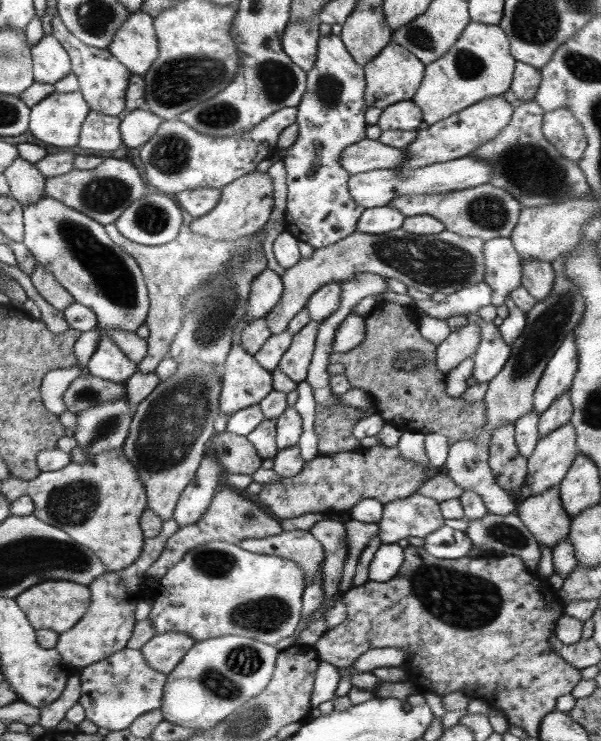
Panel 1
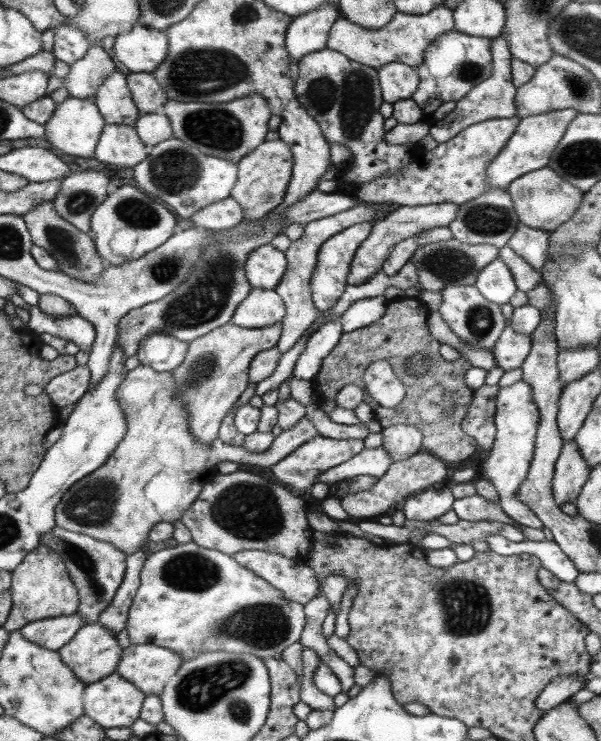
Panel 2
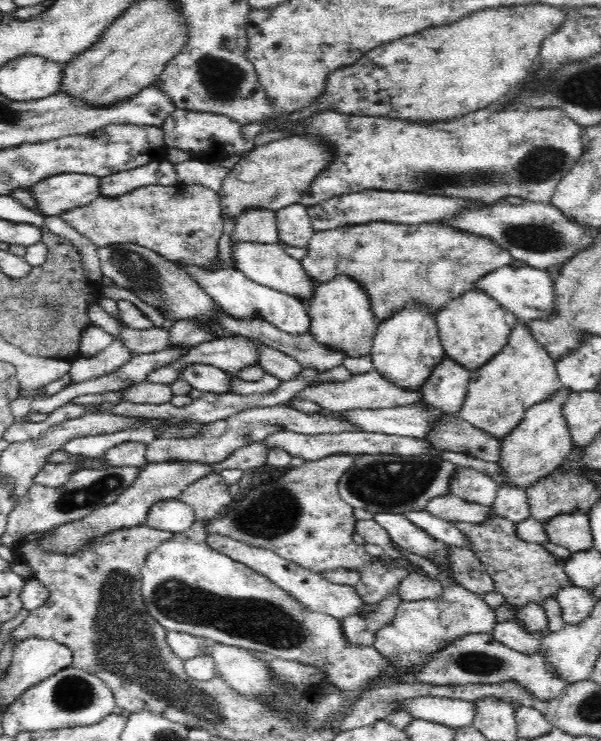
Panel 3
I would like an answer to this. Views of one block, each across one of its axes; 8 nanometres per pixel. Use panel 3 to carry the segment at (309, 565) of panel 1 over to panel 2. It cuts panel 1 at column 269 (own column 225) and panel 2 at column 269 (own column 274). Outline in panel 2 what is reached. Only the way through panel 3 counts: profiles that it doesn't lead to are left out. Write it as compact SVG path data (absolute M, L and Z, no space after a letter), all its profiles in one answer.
M245 550L232 555L232 558L248 570L251 570L256 576L262 577L269 582L274 588L281 590L286 600L298 602L305 605L310 600L319 596L320 588L314 569L309 565L303 556L296 558L286 558L275 552L267 550Z

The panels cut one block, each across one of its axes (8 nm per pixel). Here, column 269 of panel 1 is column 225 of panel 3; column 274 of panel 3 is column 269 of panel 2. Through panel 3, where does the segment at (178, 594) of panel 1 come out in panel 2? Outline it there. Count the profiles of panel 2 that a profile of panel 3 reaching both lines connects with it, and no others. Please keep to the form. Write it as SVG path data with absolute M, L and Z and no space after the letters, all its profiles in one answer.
M187 542L186 544L176 545L175 547L157 550L152 554L149 554L144 561L143 569L140 573L141 583L138 587L136 596L133 598L132 606L129 608L128 620L126 630L132 645L136 644L154 644L161 646L168 650L172 650L178 656L181 656L183 660L190 660L200 656L206 652L232 652L235 654L251 654L264 660L274 657L276 654L282 654L283 650L298 642L301 639L301 634L305 625L305 614L303 605L298 602L286 600L281 593L281 590L274 588L269 582L266 582L262 577L256 576L251 570L248 570L245 566L238 564L232 555L224 554L219 550L208 549L202 546L198 546L195 542Z

